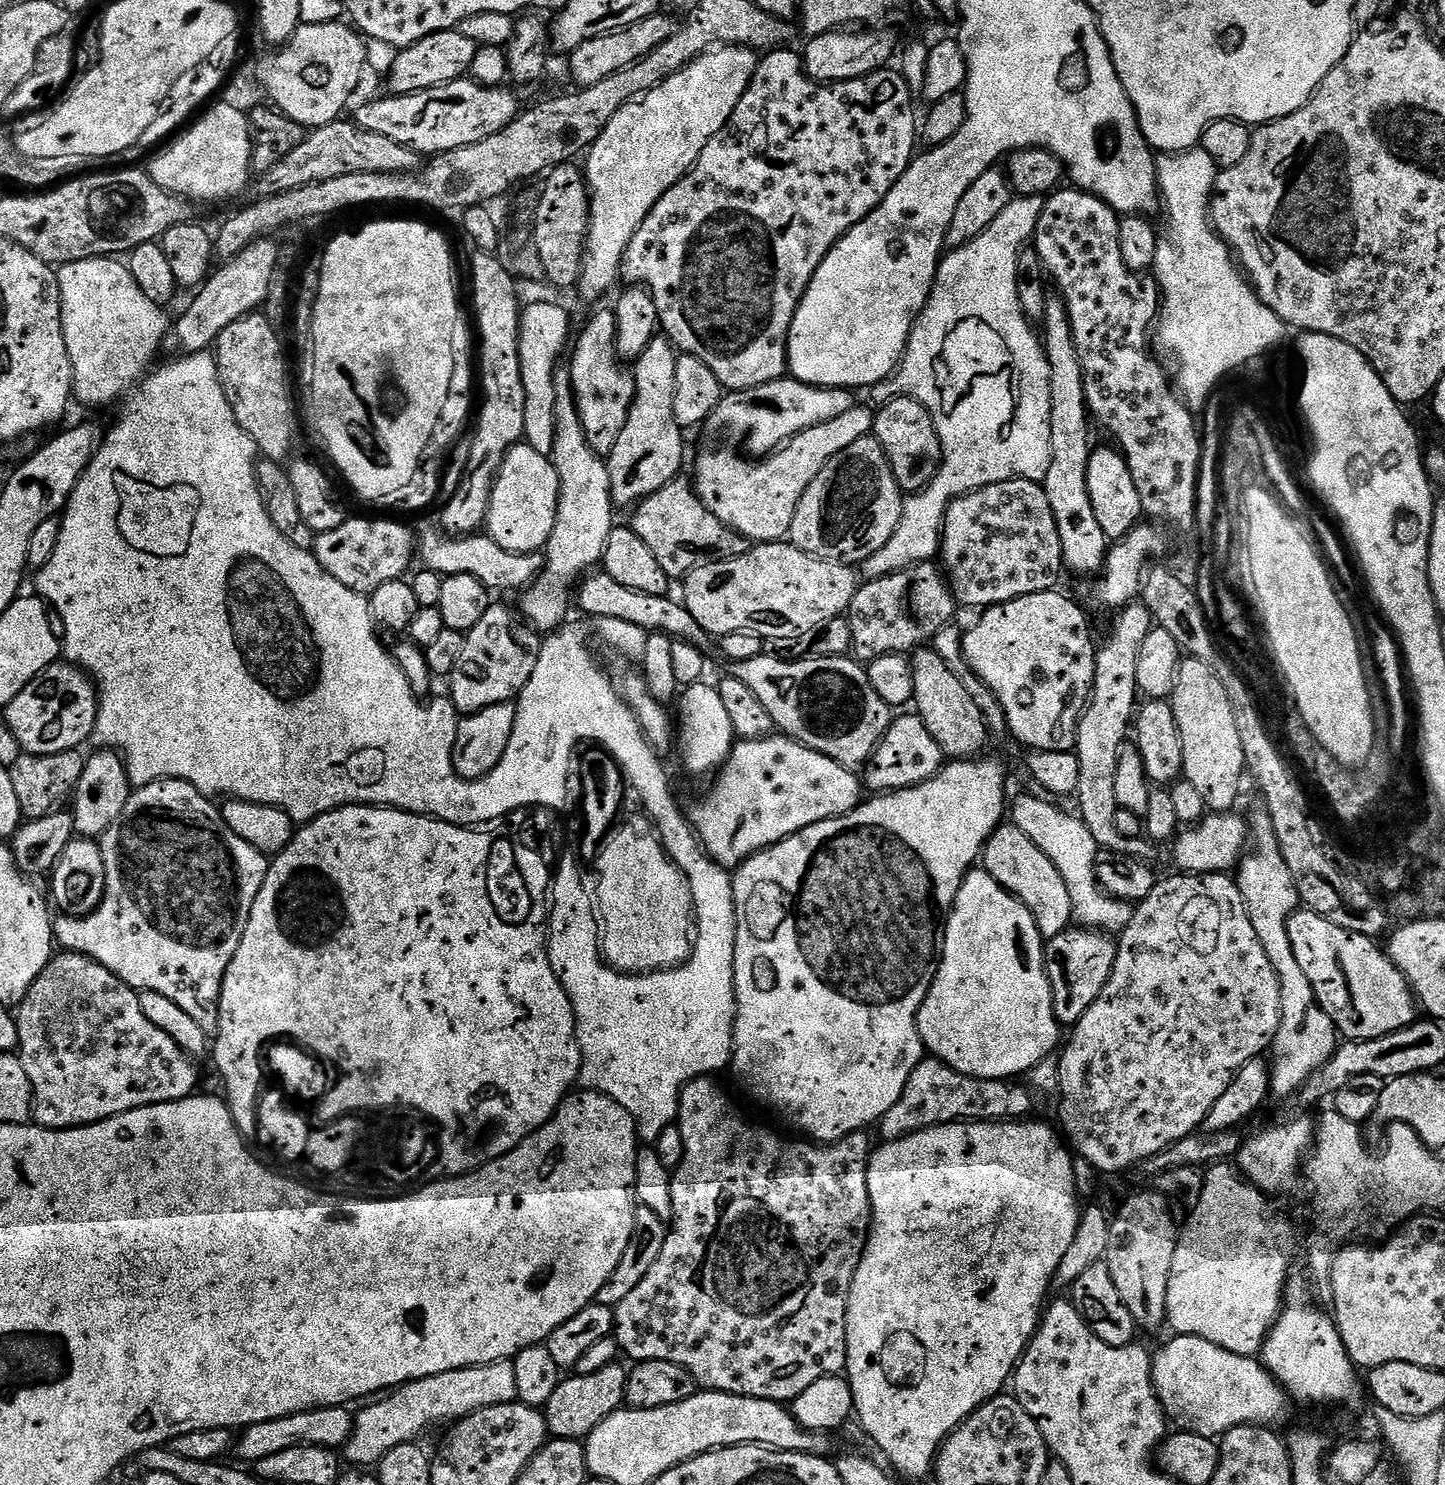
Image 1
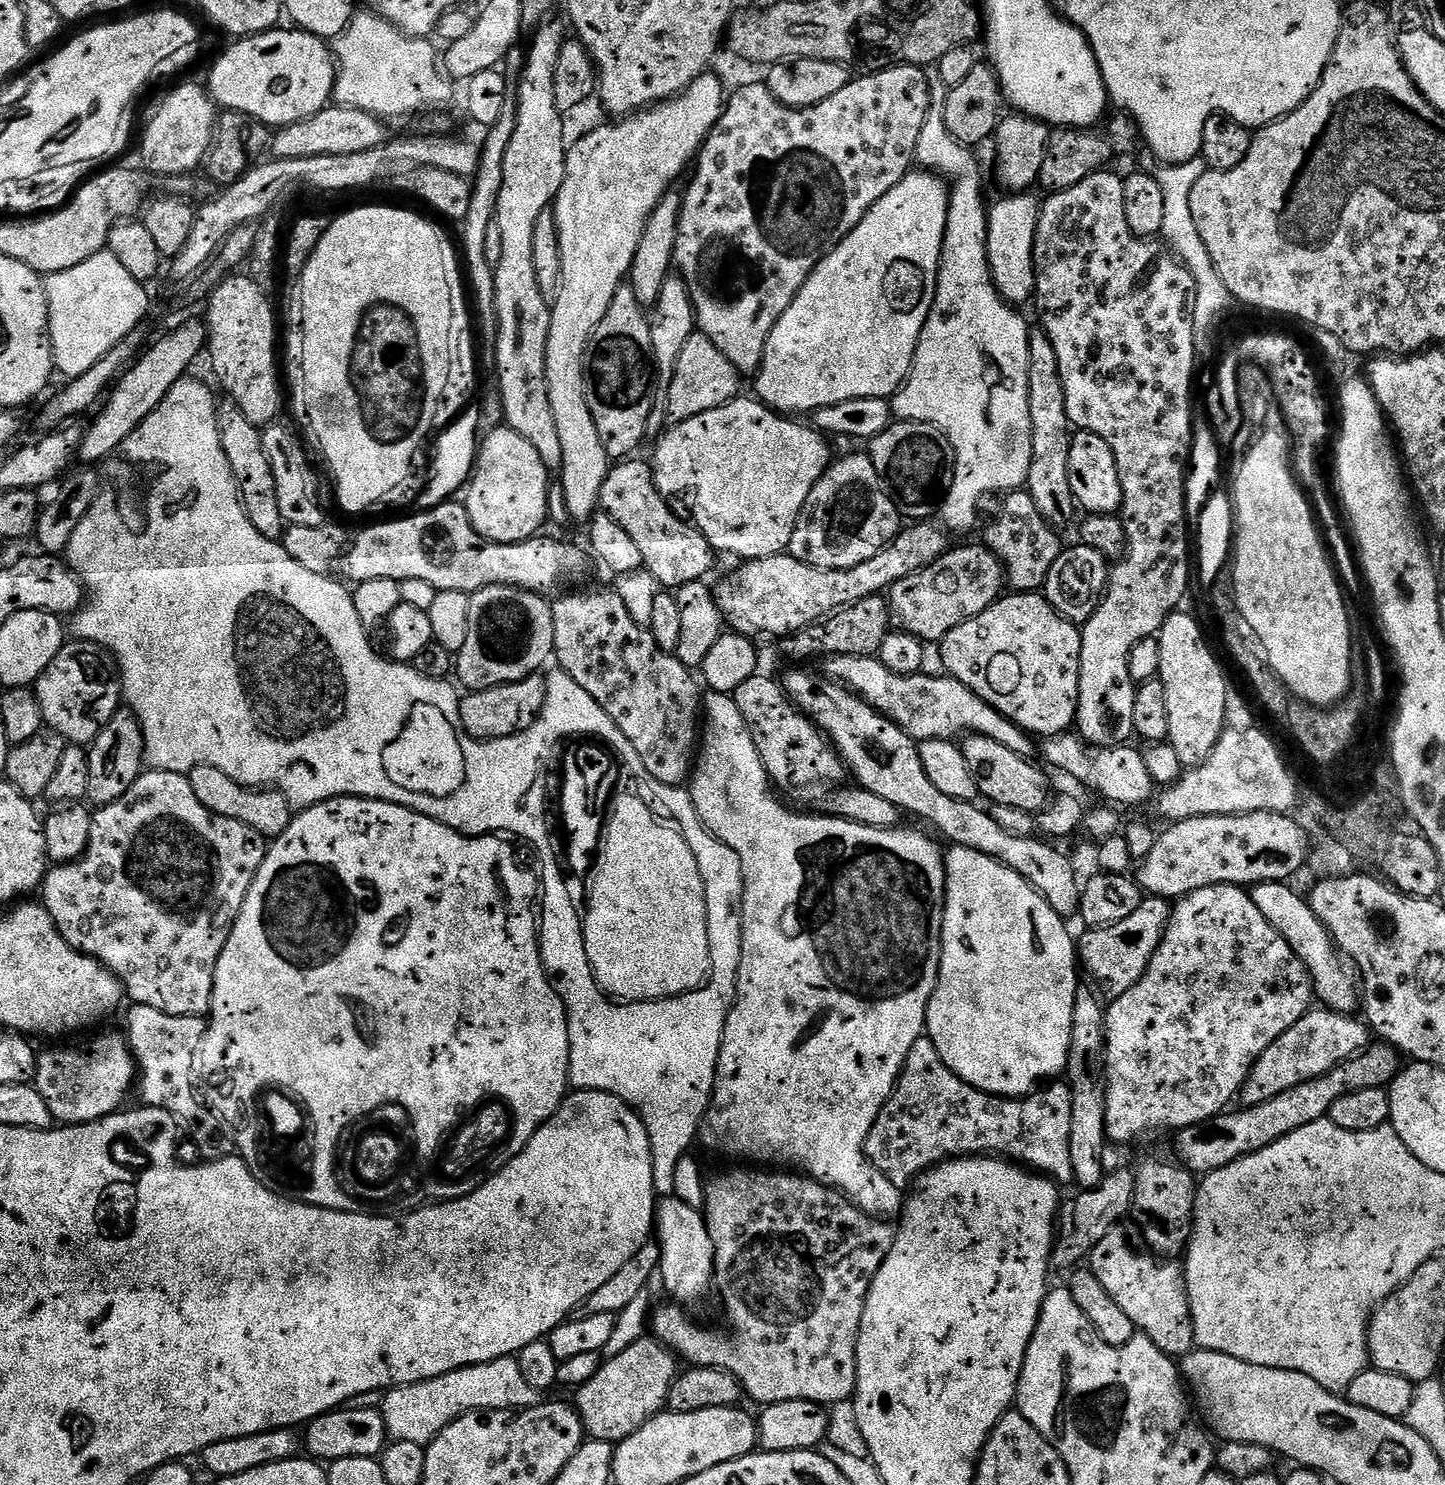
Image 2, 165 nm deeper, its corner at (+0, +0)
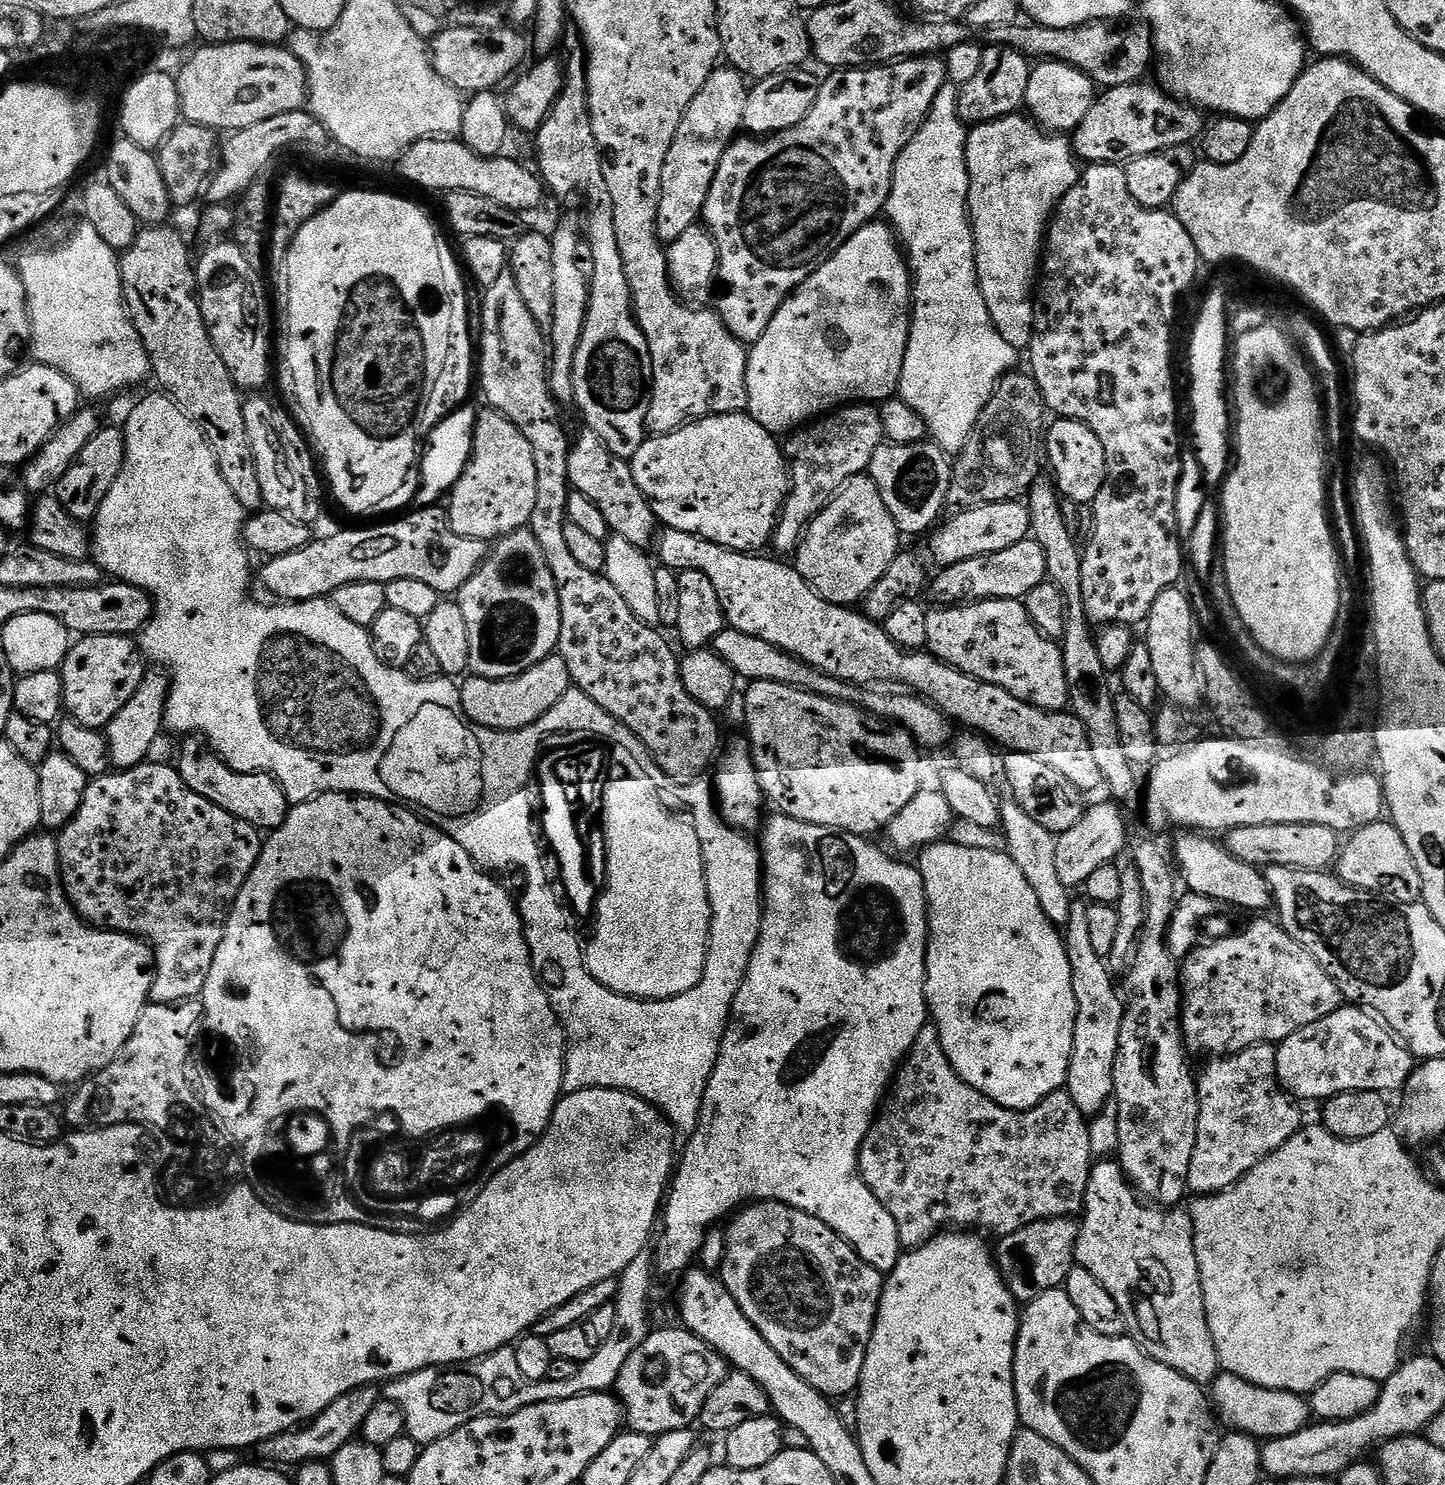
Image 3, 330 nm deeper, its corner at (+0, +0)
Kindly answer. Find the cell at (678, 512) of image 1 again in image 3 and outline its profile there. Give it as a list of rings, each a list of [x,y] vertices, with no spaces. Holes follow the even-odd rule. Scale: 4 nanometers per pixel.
[[[584,430],[577,440],[575,437],[571,441],[568,450],[568,483],[575,491],[586,494],[586,498],[590,498],[590,502],[594,502],[598,510],[602,510],[602,518],[606,518],[609,529],[615,535],[621,536],[627,542],[632,542],[634,546],[643,550],[653,547],[658,536],[658,521],[652,512],[648,496],[642,494],[638,482],[634,482],[631,463],[625,457],[615,456],[609,448],[605,448],[602,438],[598,438],[598,434],[594,434],[591,430]]]

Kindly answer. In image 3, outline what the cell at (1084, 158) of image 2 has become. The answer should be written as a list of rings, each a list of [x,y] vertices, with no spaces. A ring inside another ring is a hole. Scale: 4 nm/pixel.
[[[1137,82],[1105,88],[1096,97],[1096,105],[1082,118],[1071,137],[1072,149],[1085,165],[1118,164],[1155,152],[1167,153],[1183,144],[1199,141],[1205,127],[1201,109],[1181,102],[1155,83]]]

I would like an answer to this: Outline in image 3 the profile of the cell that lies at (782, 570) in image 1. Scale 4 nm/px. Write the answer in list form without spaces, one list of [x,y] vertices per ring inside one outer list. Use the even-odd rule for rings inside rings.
[[[1014,500],[979,504],[973,508],[957,511],[955,514],[957,516],[950,517],[948,521],[945,519],[931,533],[931,536],[933,535],[932,556],[940,566],[966,562],[966,558],[998,554],[998,550],[1018,546],[1018,542],[1027,540],[1030,536],[1032,523],[1028,517],[1028,509],[1023,503]]]

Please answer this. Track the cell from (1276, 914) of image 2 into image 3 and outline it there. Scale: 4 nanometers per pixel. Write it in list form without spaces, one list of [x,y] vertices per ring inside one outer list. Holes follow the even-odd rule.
[[[1184,830],[1179,833],[1180,837],[1176,840],[1176,856],[1174,852],[1174,860],[1178,865],[1179,875],[1188,885],[1187,891],[1197,892],[1203,896],[1208,896],[1214,901],[1219,902],[1221,905],[1233,904],[1236,908],[1264,908],[1273,903],[1272,891],[1266,882],[1263,871],[1255,864],[1247,864],[1238,858],[1234,858],[1231,852],[1223,843],[1220,844],[1219,839],[1213,838],[1208,834],[1201,834],[1196,830]]]

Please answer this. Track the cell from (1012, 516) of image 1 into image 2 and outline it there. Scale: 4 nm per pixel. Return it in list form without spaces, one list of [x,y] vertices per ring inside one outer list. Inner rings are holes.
[[[1027,490],[1009,492],[1003,500],[996,521],[984,532],[983,543],[1003,562],[1006,584],[1013,593],[1039,593],[1050,574],[1050,566],[1060,557],[1061,533],[1038,514],[1038,506],[1034,506],[1034,498]]]

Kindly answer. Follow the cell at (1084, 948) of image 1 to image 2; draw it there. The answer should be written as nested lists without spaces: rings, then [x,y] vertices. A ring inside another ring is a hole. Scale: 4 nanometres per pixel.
[[[1159,898],[1145,899],[1130,914],[1130,918],[1122,918],[1122,922],[1110,928],[1093,928],[1085,931],[1084,937],[1078,940],[1078,964],[1084,968],[1100,984],[1105,984],[1112,994],[1130,990],[1143,978],[1148,969],[1148,961],[1160,945],[1160,937],[1168,926],[1170,904]]]

